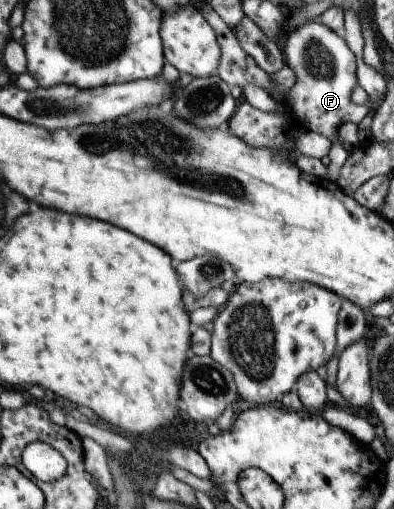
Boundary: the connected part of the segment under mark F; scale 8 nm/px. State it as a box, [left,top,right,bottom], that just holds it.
[282,20,372,182]

